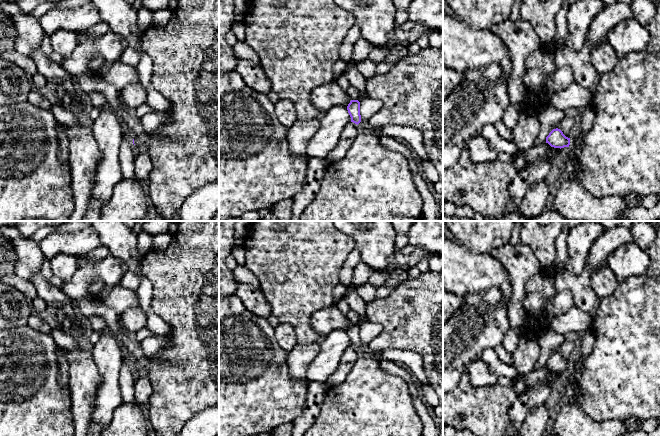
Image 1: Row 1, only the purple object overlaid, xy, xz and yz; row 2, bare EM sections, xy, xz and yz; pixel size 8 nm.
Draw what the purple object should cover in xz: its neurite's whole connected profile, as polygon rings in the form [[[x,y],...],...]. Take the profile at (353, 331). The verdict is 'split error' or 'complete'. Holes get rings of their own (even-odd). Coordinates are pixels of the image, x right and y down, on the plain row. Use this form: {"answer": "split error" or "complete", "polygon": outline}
{"answer": "complete", "polygon": [[[351,324],[347,330],[347,334],[351,341],[351,346],[358,349],[361,346],[360,326],[358,324]]]}

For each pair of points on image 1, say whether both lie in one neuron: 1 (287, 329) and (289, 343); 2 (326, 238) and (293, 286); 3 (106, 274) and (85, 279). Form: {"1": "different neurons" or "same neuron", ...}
{"1": "same neuron", "2": "same neuron", "3": "same neuron"}

